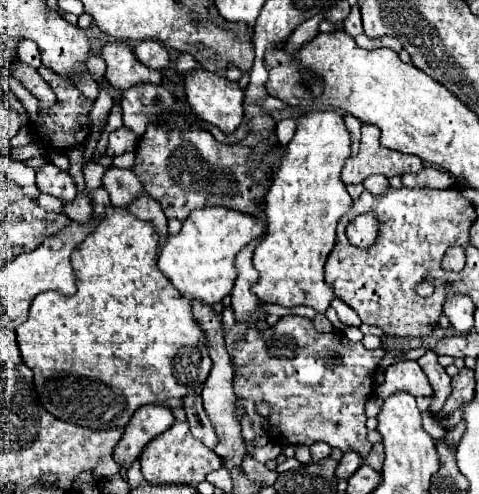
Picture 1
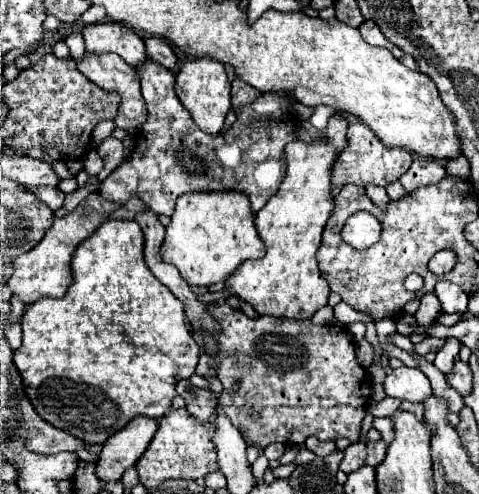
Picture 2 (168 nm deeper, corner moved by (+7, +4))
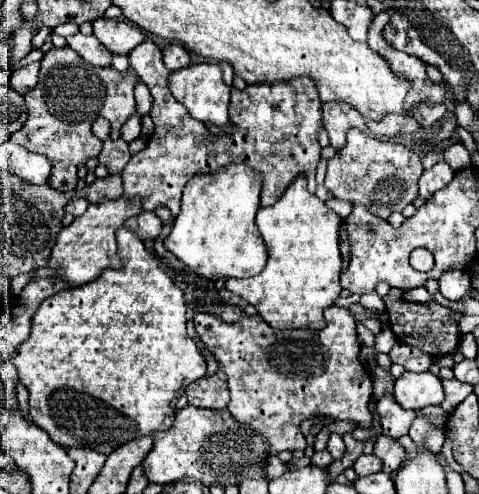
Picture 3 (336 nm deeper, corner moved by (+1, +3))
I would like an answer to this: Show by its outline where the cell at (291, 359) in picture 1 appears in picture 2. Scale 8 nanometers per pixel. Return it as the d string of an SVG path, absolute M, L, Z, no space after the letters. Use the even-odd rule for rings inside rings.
M208 304L208 310L222 326L222 362L218 380L222 382L224 392L220 394L220 404L224 404L224 412L228 412L232 424L236 424L240 432L246 432L250 442L266 448L272 442L304 444L310 436L318 440L348 438L352 444L360 440L360 424L366 414L366 402L372 396L372 382L366 370L358 364L356 346L344 328L338 328L338 324L314 326L310 320L276 316L260 316L252 320L228 304ZM234 384L238 384L236 390L232 390Z

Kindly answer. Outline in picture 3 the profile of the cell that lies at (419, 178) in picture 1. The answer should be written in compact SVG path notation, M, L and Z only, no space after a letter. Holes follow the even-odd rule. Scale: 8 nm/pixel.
M440 161L438 165L434 165L432 169L422 173L422 177L418 181L418 187L420 187L418 195L422 199L430 199L436 191L446 187L452 179L454 179L454 169L446 161Z

